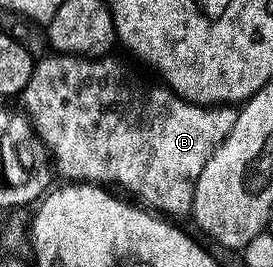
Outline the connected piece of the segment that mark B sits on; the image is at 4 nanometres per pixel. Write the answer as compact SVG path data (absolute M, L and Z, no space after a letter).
M49 53L33 65L30 80L18 96L19 105L23 113L32 119L36 137L46 144L59 177L61 174L69 183L91 182L105 188L121 186L137 194L145 207L161 215L187 215L192 209L198 176L202 176L206 160L210 160L222 140L230 136L237 107L188 102L159 81L139 78L134 67L112 57L82 58L78 54Z

